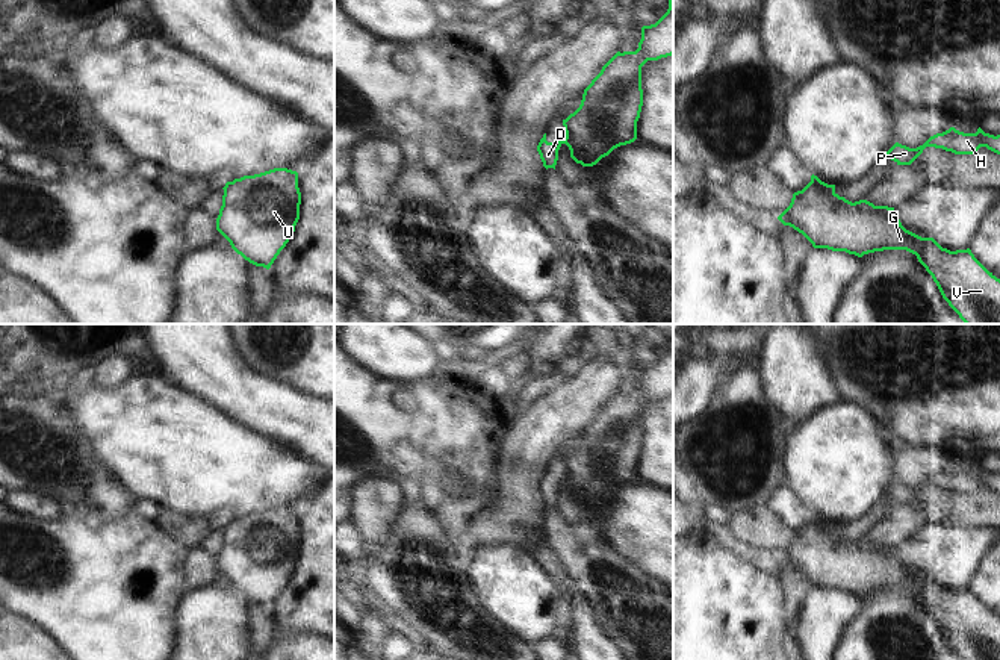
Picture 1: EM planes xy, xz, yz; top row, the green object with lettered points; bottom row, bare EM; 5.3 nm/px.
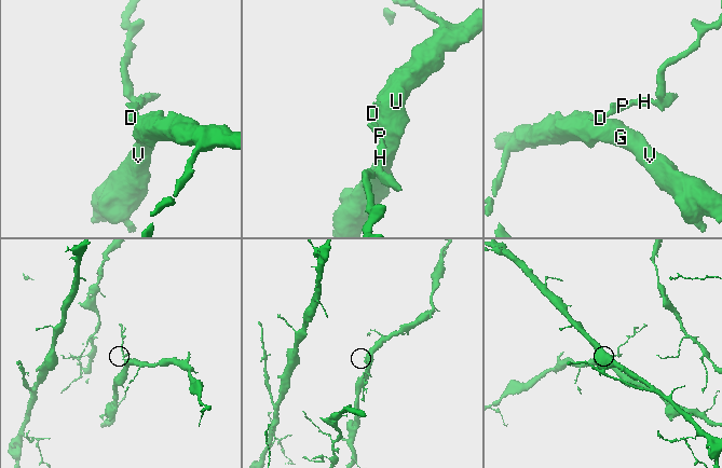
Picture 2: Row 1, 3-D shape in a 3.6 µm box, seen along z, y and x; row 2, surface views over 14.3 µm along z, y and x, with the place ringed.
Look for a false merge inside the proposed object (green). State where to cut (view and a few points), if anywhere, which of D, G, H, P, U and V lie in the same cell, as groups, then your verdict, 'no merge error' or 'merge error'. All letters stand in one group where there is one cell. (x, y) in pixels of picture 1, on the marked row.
cut in xz along (563, 138), (565, 143); D H P / G U V; merge error

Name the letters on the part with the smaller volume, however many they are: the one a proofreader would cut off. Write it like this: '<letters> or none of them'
D, H, P

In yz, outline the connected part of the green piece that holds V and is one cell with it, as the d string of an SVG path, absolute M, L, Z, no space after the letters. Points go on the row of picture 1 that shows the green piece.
M820 182L794 192L778 219L802 233L814 248L858 257L906 250L917 256L965 324L1000 324L1000 279L970 248L950 251L933 238L906 230L894 207L874 206L867 200L852 203L835 192L835 185Z

